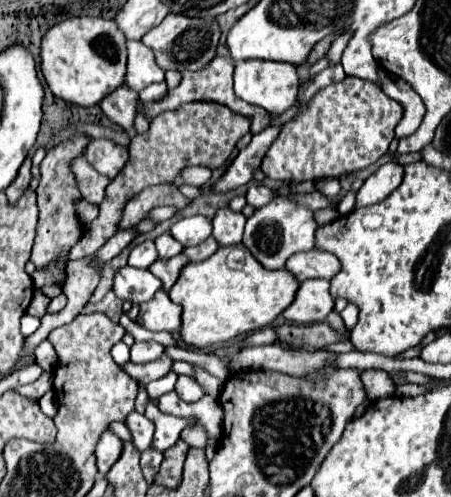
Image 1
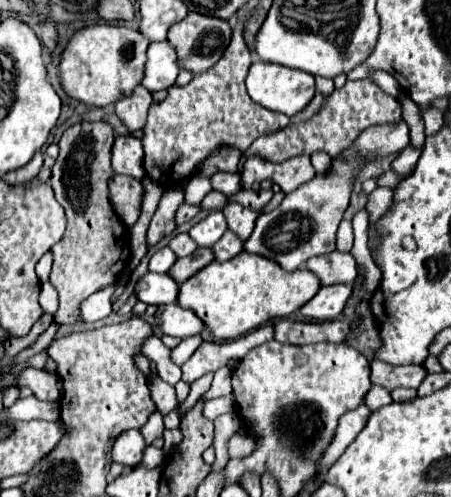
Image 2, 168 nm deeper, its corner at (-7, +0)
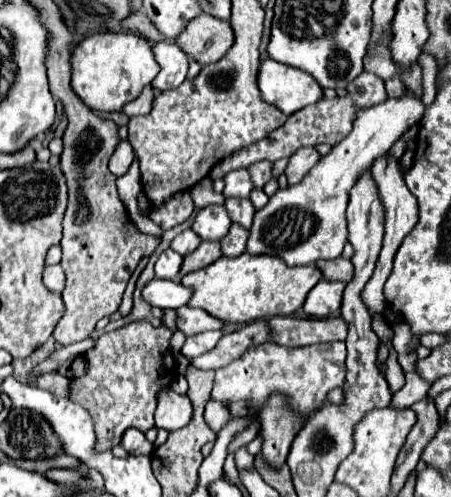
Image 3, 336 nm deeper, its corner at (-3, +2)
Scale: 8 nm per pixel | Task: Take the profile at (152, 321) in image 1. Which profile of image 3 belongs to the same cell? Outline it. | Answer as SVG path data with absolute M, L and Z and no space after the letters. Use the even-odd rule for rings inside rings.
M182 307L178 309L178 329L184 331L186 337L196 335L196 333L204 333L210 329L222 329L222 321L214 319L212 315L208 315L204 309L194 309L194 307Z

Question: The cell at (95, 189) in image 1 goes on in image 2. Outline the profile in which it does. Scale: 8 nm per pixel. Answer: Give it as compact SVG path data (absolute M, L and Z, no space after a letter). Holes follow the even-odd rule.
M114 175L108 183L110 189L110 203L118 217L132 227L140 215L140 199L142 199L142 183L126 177L126 175Z

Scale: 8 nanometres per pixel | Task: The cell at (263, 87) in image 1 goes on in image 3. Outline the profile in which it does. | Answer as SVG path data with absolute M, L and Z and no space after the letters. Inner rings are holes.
M274 59L262 61L258 87L264 101L272 103L286 115L322 99L322 87L314 77Z

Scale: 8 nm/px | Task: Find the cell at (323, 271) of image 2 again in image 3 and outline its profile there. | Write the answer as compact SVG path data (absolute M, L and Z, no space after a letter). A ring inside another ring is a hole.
M338 257L338 259L330 259L330 261L318 261L316 267L322 271L324 279L332 279L332 281L352 281L352 273L354 273L354 265L352 261Z

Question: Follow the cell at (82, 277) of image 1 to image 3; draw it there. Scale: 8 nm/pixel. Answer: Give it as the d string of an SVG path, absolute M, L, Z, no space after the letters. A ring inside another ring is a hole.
M56 371L46 373L46 375L42 375L42 377L38 379L38 387L46 389L46 391L58 395L58 397L68 397L68 393L70 393L70 383L72 383L72 381L70 381L68 377L64 377L64 375L56 373Z

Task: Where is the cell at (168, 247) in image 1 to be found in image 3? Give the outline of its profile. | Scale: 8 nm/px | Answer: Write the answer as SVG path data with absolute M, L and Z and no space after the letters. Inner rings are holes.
M186 229L184 233L180 233L174 241L172 241L172 249L180 255L188 255L192 253L198 245L202 243L202 239L192 231L192 229Z

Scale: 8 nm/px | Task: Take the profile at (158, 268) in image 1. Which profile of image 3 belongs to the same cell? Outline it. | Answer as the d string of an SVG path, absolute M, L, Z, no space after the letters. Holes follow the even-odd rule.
M202 241L200 247L194 251L194 253L188 253L184 257L184 263L182 263L182 269L180 269L180 275L186 275L190 271L198 271L202 267L208 267L210 263L214 263L216 259L222 257L222 249L220 249L220 243L216 241Z

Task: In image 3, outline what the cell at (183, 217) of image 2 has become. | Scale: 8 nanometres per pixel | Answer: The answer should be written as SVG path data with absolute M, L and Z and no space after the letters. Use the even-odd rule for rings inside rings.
M206 177L206 179L202 179L198 185L194 185L194 187L190 189L190 195L192 195L192 199L194 199L196 209L202 209L202 207L206 207L206 205L210 205L210 203L220 203L220 205L224 205L224 201L226 201L226 197L224 197L222 193L216 193L216 191L212 189L212 179L210 179L210 177Z

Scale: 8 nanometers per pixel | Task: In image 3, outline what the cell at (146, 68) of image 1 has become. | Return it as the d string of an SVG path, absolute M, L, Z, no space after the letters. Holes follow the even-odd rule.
M160 41L152 51L160 65L160 73L152 81L152 87L166 91L182 85L186 79L186 53L174 41Z

